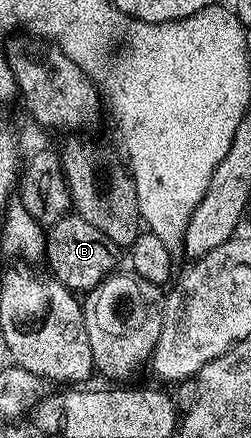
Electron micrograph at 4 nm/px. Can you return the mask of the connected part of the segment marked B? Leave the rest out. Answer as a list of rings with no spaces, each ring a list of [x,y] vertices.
[[[69,215],[58,219],[47,230],[44,242],[43,260],[48,261],[47,272],[60,284],[73,291],[87,291],[96,285],[100,285],[110,276],[117,272],[121,257],[121,246],[114,244],[94,223],[86,223],[79,215]]]

